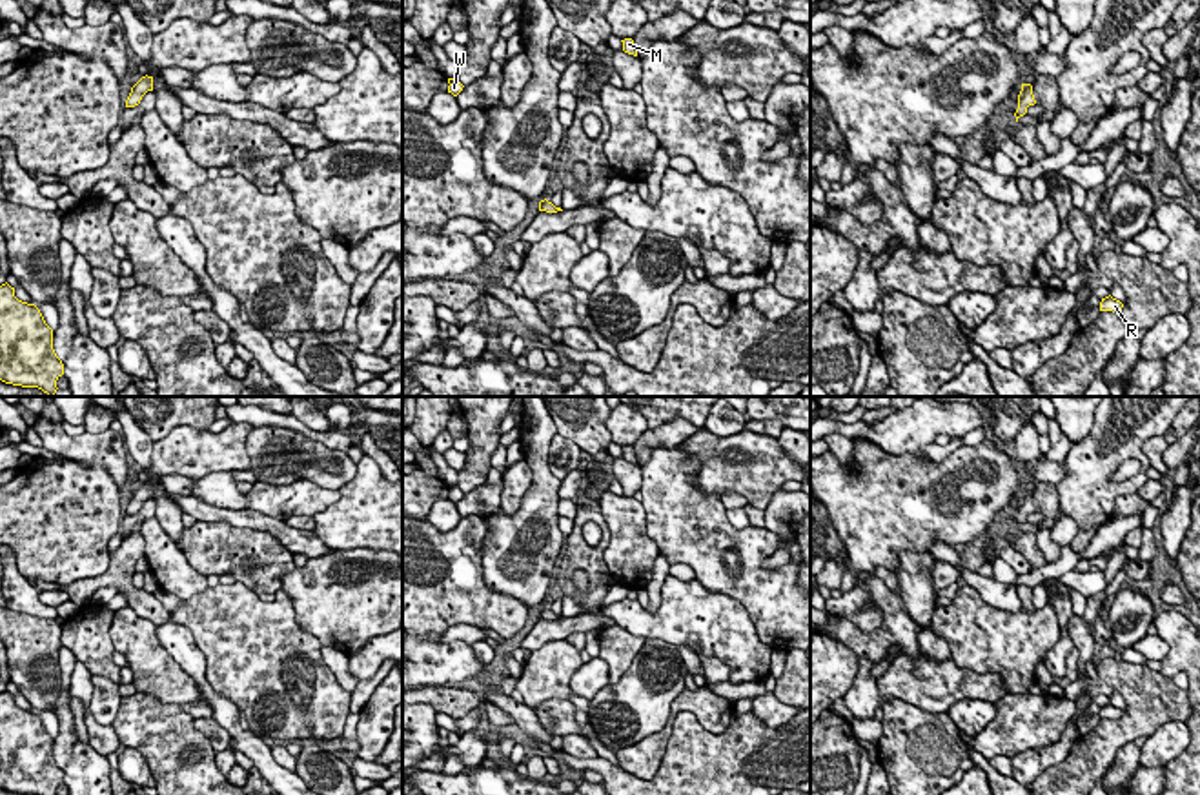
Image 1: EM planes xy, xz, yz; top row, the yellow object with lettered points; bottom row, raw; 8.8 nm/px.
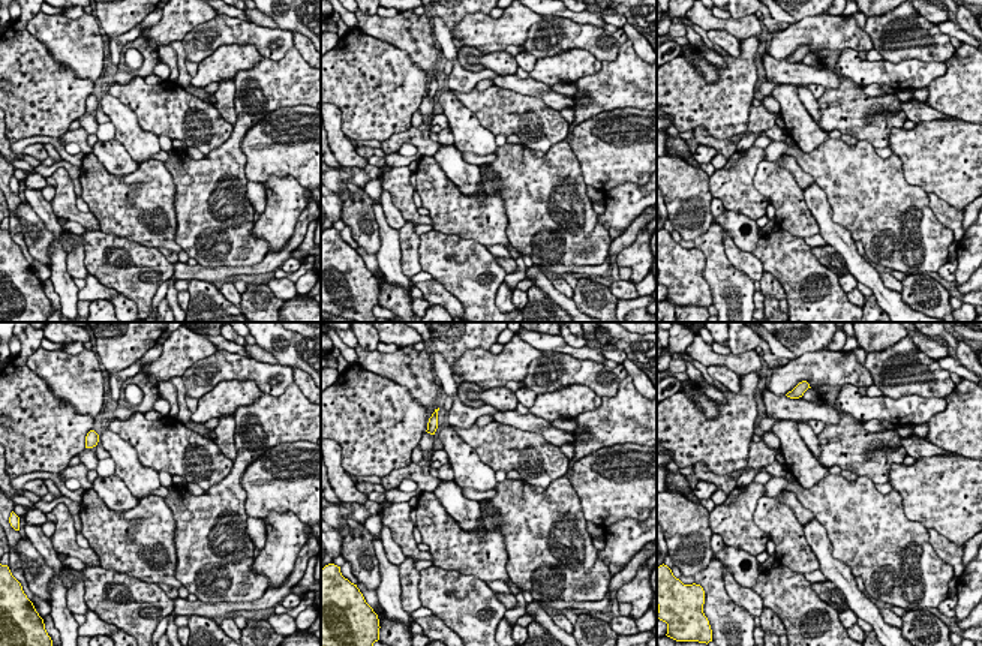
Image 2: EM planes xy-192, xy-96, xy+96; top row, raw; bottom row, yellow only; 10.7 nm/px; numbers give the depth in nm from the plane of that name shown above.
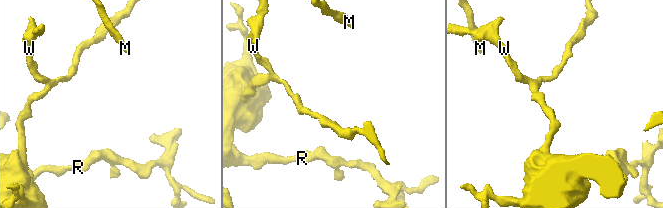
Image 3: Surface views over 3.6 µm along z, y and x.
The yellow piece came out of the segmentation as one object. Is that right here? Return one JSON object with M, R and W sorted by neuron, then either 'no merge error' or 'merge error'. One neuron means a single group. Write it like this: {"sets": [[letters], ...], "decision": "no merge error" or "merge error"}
{"sets": [["M"], ["R", "W"]], "decision": "merge error"}

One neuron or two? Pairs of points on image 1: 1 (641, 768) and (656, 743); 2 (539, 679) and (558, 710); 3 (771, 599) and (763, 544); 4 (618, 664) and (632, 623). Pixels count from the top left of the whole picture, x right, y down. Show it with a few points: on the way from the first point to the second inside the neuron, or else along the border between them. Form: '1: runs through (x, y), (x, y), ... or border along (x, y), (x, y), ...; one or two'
1: runs through (641, 763), (652, 748); one
2: border along (567, 699), (547, 699), (534, 708); two
3: runs through (758, 586), (754, 583), (754, 557); one
4: border along (616, 623), (634, 635), (647, 639); two

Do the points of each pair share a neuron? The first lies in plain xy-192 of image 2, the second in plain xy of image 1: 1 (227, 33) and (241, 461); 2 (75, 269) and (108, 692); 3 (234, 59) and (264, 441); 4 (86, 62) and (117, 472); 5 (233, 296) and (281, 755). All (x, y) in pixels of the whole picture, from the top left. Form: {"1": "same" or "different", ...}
{"1": "different", "2": "same", "3": "different", "4": "same", "5": "same"}

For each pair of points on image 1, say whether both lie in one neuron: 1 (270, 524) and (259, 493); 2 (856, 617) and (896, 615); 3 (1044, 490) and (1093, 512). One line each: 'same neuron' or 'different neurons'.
1: different neurons
2: different neurons
3: different neurons

